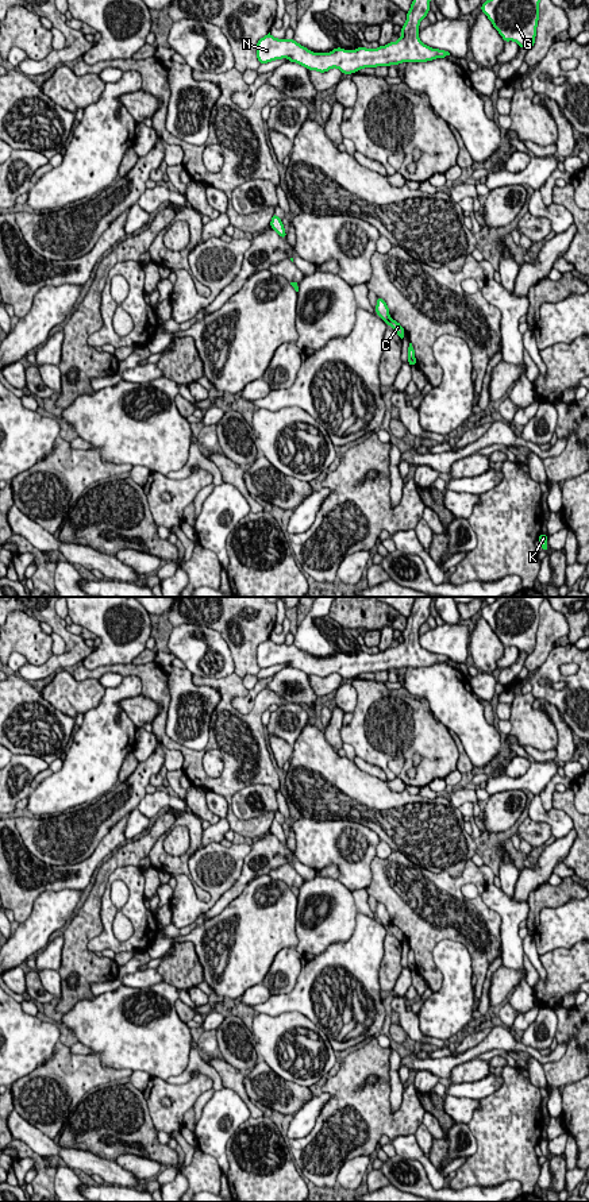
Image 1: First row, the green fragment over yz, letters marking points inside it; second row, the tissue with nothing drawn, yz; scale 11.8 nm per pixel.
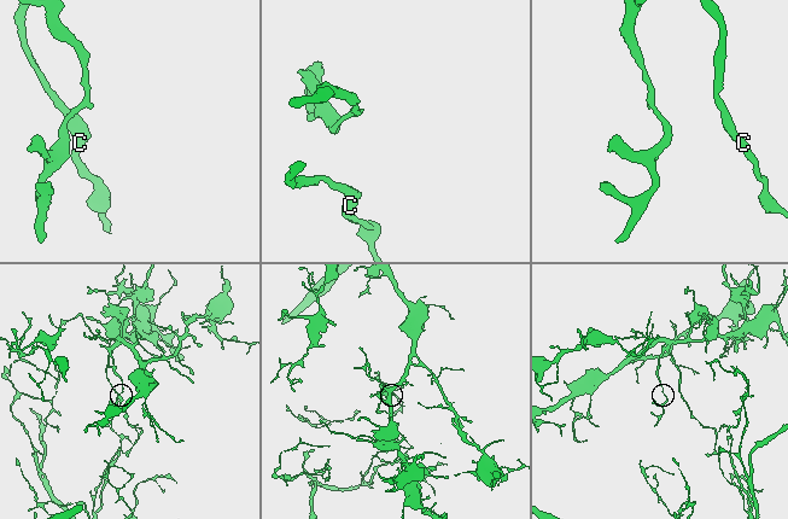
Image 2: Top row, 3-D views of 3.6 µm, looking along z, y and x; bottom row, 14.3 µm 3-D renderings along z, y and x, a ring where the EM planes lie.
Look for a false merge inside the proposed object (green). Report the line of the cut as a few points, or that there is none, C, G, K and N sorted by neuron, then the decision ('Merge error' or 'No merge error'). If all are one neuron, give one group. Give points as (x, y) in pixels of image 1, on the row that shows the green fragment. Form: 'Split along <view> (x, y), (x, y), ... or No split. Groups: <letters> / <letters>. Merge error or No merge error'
Split along yz (389, 318), (388, 322). Groups: C K / G N. Merge error

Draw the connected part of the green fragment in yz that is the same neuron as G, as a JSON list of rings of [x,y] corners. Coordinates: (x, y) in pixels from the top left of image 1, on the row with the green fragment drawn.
[[[486,0],[481,11],[504,42],[513,41],[528,50],[535,43],[540,0]]]

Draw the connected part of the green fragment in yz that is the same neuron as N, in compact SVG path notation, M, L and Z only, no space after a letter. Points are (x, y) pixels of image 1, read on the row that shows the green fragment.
M413 0L407 14L405 24L397 42L377 49L363 46L355 50L335 47L330 53L313 53L294 39L277 39L270 32L257 43L259 63L288 58L289 62L300 63L308 70L326 73L332 68L343 74L353 74L365 68L397 66L401 62L427 62L450 55L446 50L432 49L419 39L419 24L430 11L431 0Z

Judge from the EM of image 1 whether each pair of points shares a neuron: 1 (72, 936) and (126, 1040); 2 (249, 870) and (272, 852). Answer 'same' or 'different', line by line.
1: different
2: same

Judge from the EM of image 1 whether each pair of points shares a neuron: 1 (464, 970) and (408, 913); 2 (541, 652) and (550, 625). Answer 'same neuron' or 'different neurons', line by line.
1: different neurons
2: same neuron

